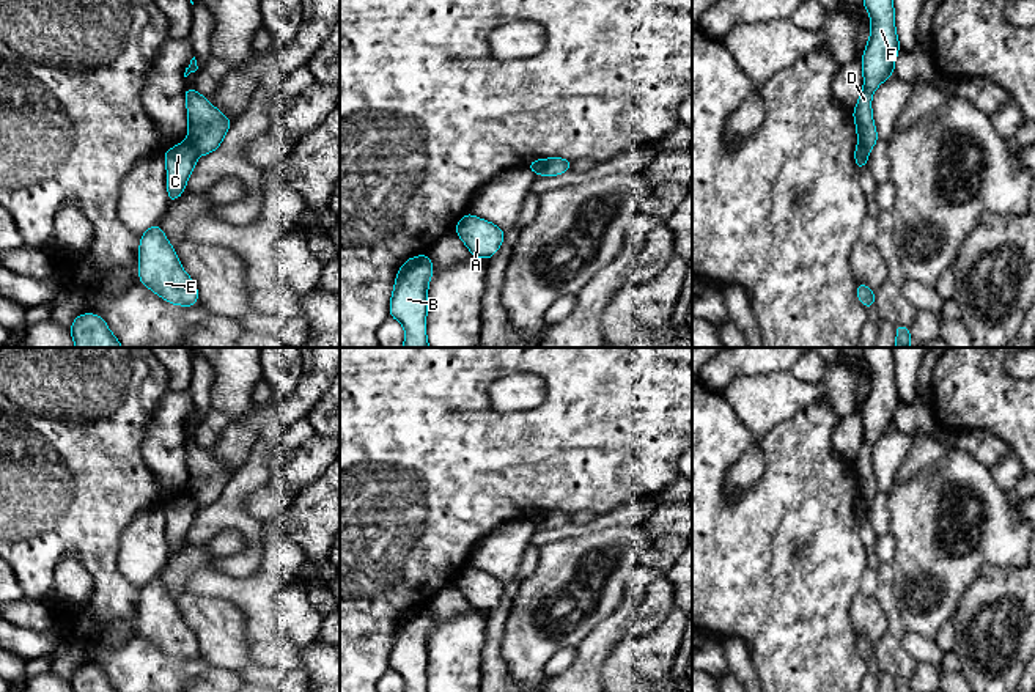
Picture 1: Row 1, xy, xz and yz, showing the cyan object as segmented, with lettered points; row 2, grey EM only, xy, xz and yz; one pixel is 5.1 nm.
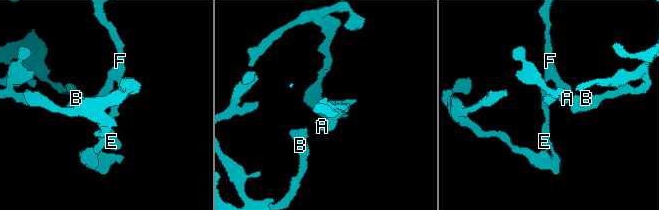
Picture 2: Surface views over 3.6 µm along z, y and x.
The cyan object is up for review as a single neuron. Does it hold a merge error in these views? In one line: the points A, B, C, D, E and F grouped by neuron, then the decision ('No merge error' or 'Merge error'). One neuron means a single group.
Groups: A B D F / C E. Merge error

